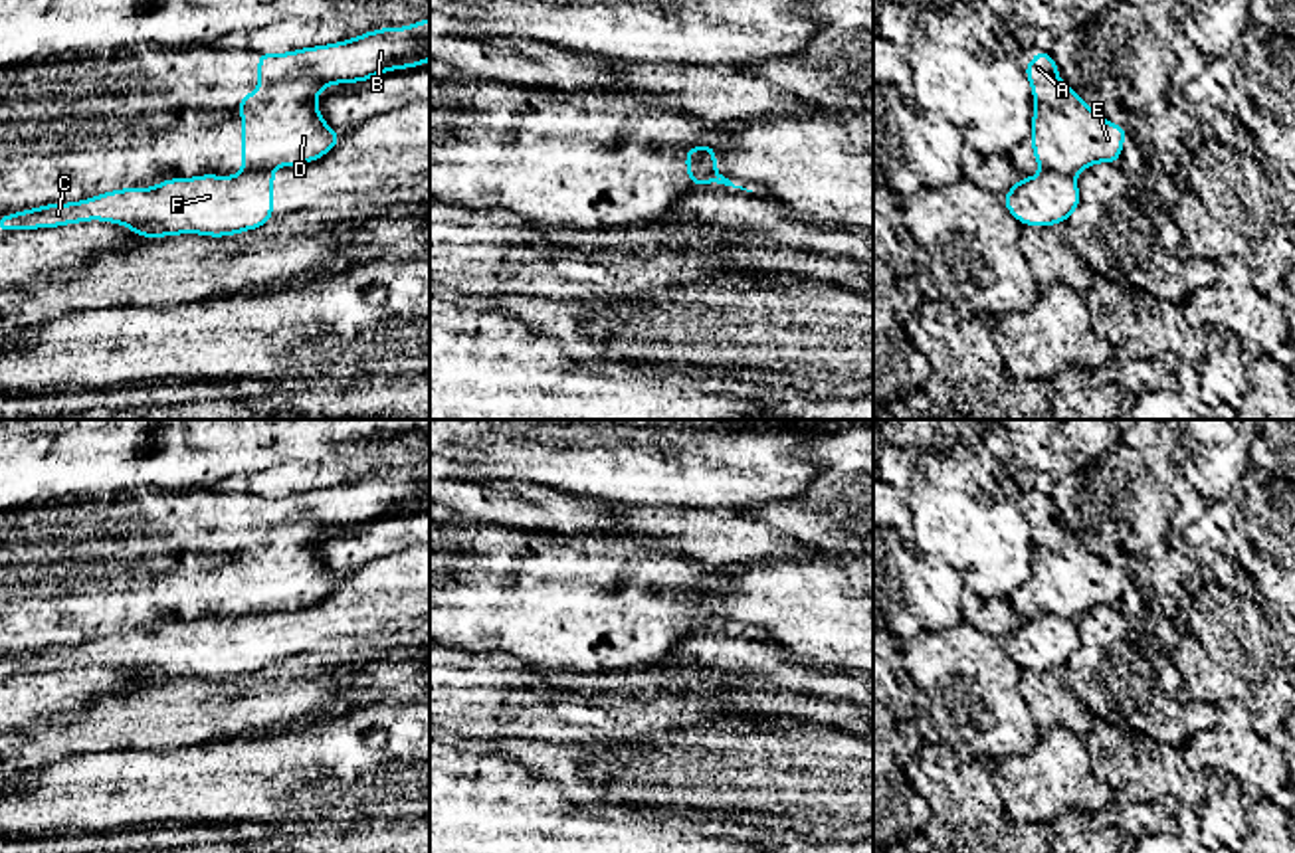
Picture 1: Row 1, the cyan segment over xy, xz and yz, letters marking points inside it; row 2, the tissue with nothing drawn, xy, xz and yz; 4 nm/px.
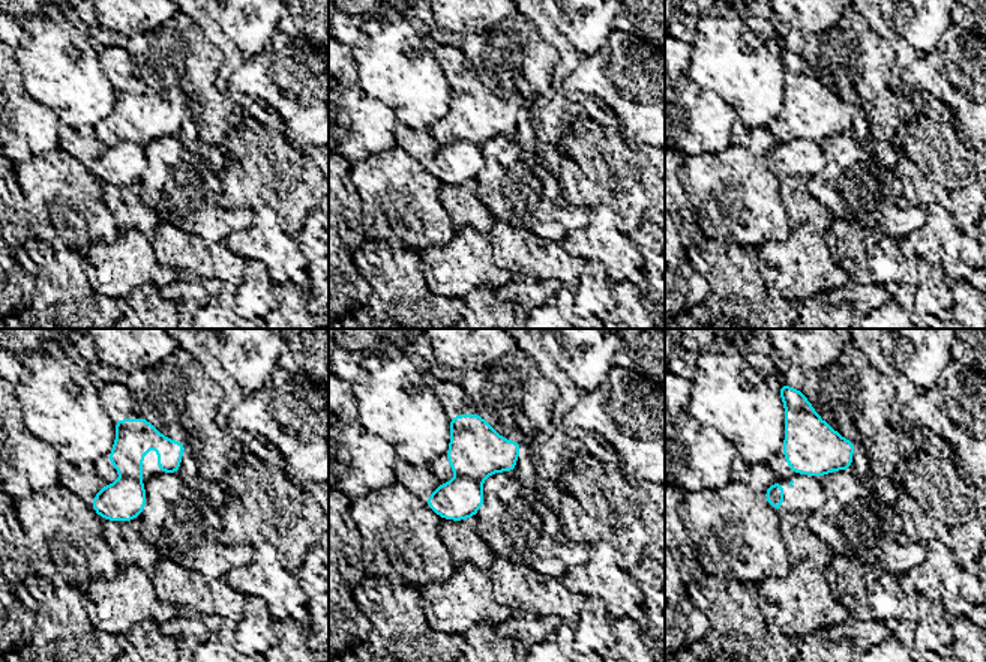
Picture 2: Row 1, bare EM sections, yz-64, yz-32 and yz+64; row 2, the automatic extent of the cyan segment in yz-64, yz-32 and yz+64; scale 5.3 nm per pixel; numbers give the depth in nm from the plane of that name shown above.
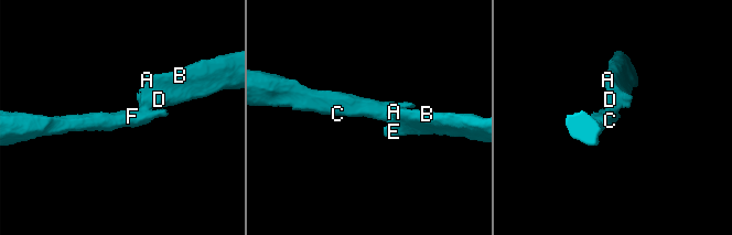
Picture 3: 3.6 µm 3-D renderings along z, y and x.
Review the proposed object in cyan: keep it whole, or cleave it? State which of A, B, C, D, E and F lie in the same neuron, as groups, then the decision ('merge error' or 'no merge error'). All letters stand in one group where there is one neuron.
A B D E / C F; merge error

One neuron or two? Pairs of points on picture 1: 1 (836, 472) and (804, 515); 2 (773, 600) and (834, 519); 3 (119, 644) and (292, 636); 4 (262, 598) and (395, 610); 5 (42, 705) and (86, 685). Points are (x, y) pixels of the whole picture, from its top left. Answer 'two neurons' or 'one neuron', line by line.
1: one neuron
2: two neurons
3: one neuron
4: two neurons
5: one neuron

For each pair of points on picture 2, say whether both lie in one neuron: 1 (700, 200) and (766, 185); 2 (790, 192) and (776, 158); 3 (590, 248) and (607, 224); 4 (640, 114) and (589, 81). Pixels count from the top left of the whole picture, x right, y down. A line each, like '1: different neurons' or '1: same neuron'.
1: same neuron
2: different neurons
3: same neuron
4: same neuron

